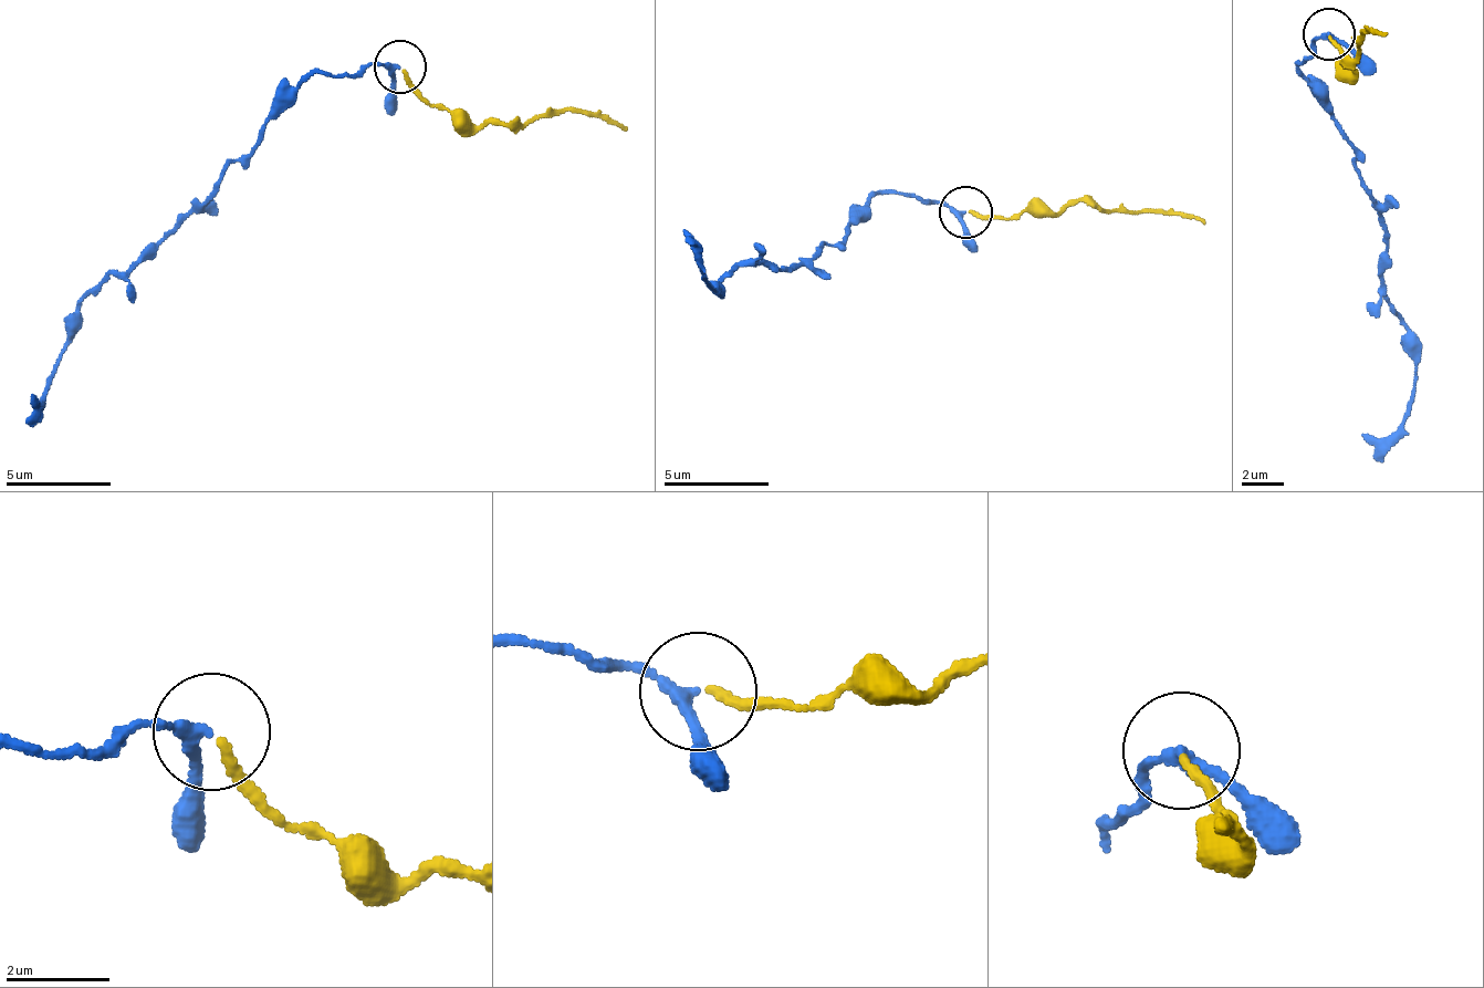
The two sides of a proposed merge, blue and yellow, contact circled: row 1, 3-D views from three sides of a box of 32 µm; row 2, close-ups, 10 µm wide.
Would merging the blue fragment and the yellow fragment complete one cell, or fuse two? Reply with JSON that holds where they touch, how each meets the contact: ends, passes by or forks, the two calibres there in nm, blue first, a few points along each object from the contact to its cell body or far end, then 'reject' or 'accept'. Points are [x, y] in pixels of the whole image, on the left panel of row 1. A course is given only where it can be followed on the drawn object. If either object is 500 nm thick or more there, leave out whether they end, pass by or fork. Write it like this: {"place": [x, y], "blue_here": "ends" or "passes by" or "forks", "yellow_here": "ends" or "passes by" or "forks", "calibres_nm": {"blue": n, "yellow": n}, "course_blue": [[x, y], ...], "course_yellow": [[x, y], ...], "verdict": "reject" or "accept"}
{"place": [399, 66], "blue_here": "passes by", "yellow_here": "ends", "calibres_nm": {"blue": 240, "yellow": 180}, "course_blue": [[398, 68], [313, 76], [237, 162], [174, 224], [110, 274], [77, 310], [50, 388], [39, 404], [33, 393]], "course_yellow": [[404, 68], [431, 103], [473, 124], [522, 124], [563, 111], [609, 113], [628, 132]], "verdict": "accept"}

